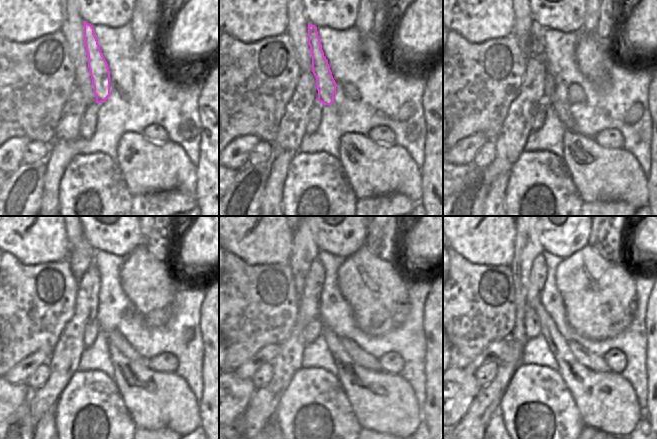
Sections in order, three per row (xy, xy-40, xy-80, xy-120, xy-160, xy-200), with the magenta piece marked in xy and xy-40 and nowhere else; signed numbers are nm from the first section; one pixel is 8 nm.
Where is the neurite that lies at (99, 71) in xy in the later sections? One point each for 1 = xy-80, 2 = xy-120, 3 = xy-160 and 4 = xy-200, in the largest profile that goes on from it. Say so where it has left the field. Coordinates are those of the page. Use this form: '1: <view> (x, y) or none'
1: xy-80 (563, 112)
2: xy-120 (115, 337)
3: xy-160 (358, 355)
4: xy-200 (585, 357)

